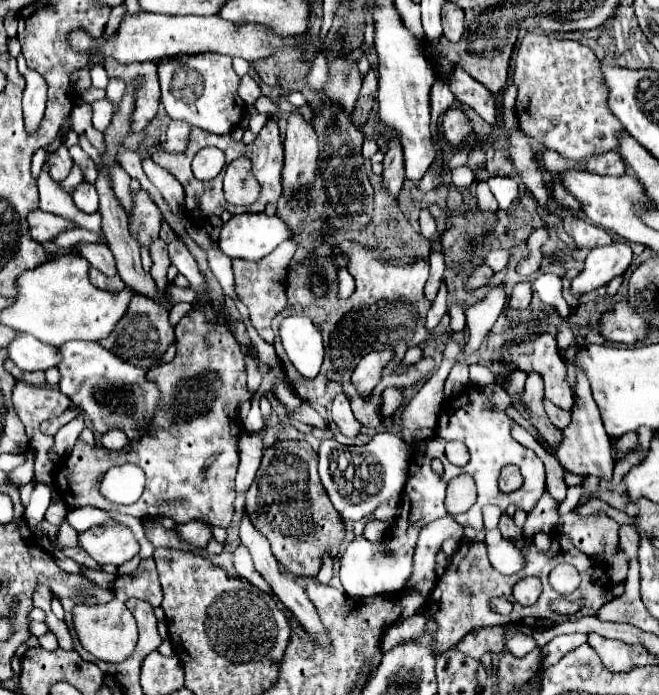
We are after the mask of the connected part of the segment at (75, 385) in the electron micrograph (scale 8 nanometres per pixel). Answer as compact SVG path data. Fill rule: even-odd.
M65 342L59 350L59 390L69 396L75 406L87 412L93 428L99 434L119 428L129 438L139 438L153 418L153 408L159 396L157 386L145 378L141 368L127 364L109 350L101 348L97 342Z

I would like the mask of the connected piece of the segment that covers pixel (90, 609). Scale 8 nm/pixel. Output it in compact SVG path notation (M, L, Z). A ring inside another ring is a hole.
M115 598L109 604L79 604L73 608L73 624L77 630L77 636L87 652L91 652L95 658L119 664L123 662L137 644L137 624L133 622L133 614L129 614L125 604L115 604Z

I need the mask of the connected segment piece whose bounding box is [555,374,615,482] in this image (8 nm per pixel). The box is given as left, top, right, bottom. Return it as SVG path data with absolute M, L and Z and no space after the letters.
M583 374L577 376L577 390L575 390L575 408L573 408L573 420L567 428L563 428L563 440L555 450L555 456L559 460L559 464L573 472L573 474L589 474L589 476L599 476L607 482L613 480L613 448L611 448L611 440L601 424L601 416L597 410L597 404L591 396L591 388L589 382Z

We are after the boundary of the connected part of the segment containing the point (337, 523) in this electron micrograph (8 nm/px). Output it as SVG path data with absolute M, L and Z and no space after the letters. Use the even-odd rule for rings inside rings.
M303 440L277 442L275 446L269 446L263 452L255 482L247 492L245 512L249 514L249 518L253 518L253 526L269 540L277 562L295 576L303 576L303 578L317 576L317 572L323 566L325 552L331 552L333 558L339 556L339 546L341 546L341 540L345 538L345 522L337 514L337 510L333 510L333 504L329 502L325 488L321 486L321 480L317 474L317 452Z

